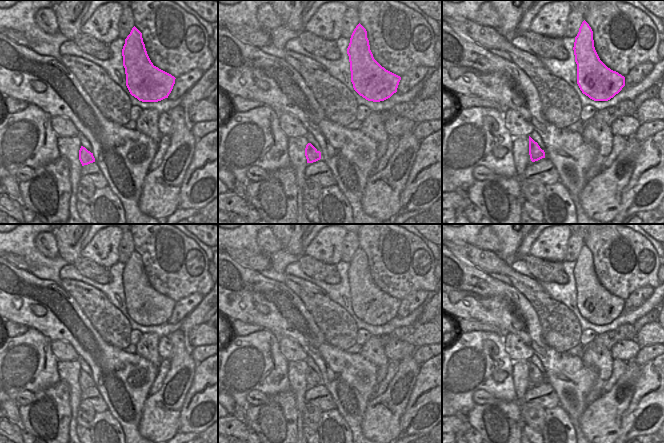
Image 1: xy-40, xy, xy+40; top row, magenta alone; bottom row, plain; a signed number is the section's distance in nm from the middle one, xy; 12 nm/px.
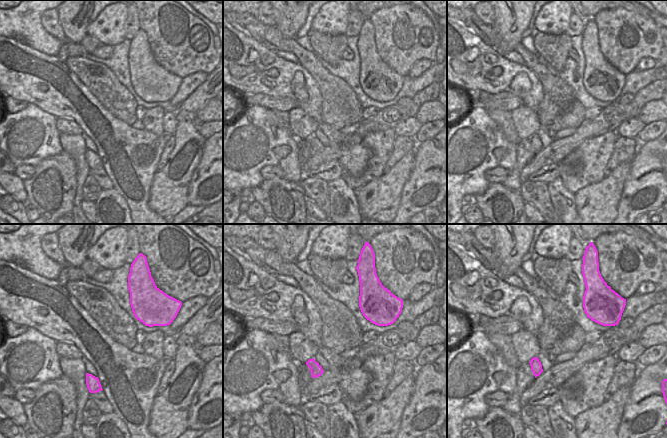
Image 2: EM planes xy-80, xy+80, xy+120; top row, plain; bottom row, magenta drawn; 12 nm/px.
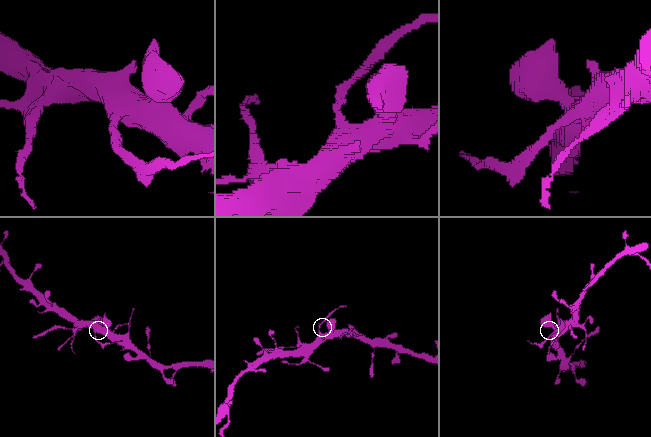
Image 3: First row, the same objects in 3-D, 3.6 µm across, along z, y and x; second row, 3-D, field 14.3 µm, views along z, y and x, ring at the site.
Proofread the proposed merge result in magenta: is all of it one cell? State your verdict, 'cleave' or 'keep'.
cleave

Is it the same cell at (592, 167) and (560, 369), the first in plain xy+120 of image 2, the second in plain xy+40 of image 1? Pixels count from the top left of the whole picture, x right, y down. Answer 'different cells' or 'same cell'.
different cells

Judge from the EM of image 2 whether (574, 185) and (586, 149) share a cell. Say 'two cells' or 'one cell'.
one cell

